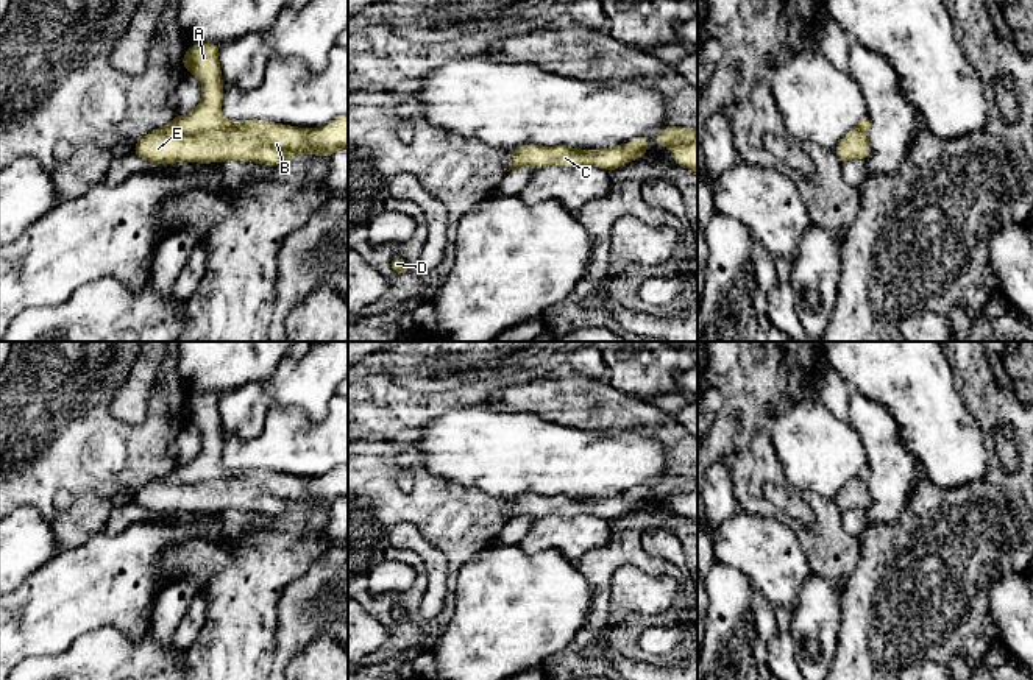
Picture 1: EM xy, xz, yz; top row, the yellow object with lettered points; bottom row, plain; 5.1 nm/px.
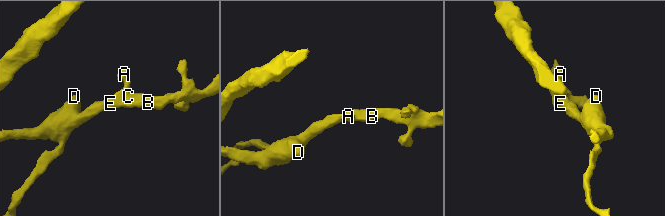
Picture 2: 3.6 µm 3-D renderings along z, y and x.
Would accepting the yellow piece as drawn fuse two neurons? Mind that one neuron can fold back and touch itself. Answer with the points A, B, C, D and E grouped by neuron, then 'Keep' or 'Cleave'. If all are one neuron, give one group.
Groups: A B C D E. Keep

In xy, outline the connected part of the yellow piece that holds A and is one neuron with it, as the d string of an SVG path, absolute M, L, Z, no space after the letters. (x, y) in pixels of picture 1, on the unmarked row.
M217 393L187 398L183 416L201 430L198 455L145 483L134 502L148 512L225 512L229 508L279 515L290 505L329 507L348 496L348 465L321 477L296 477L265 469L228 471L222 463L223 430Z

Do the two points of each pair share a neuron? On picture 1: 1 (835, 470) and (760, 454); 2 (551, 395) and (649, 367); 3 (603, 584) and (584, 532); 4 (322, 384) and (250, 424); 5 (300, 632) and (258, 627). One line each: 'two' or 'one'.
1: two
2: two
3: two
4: one
5: two

